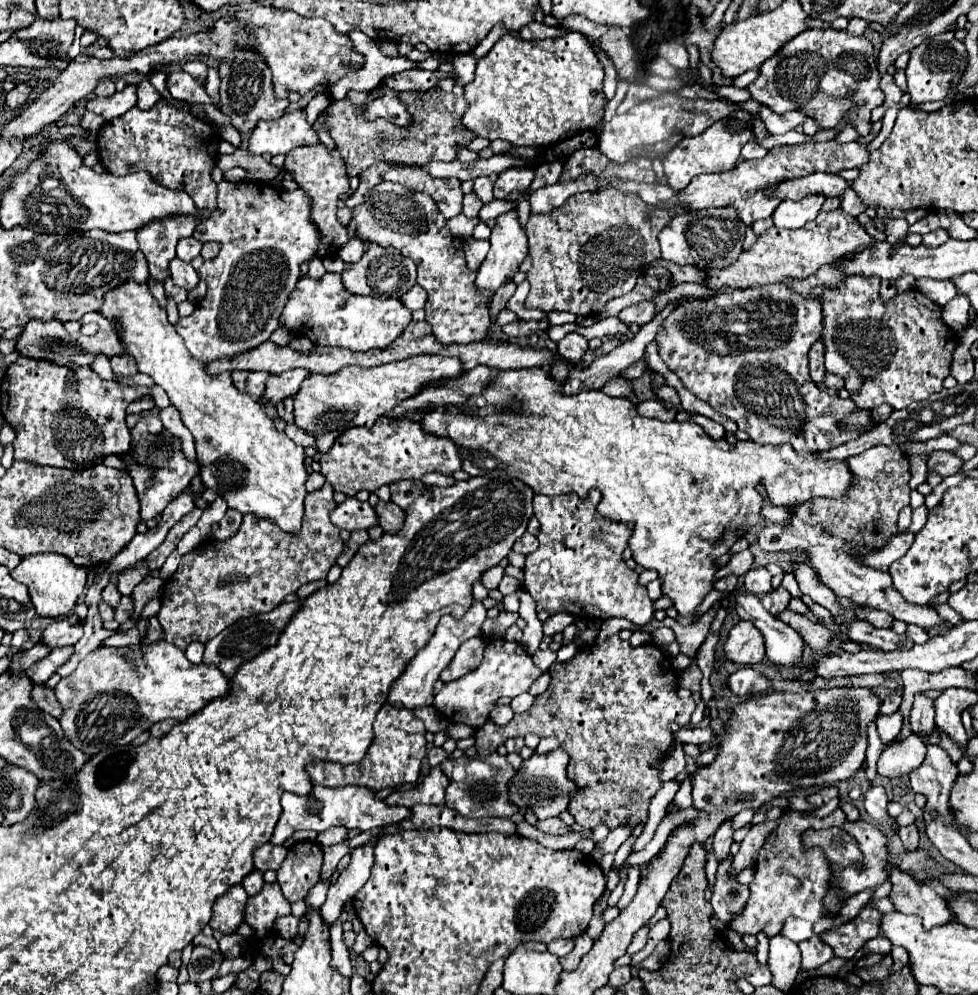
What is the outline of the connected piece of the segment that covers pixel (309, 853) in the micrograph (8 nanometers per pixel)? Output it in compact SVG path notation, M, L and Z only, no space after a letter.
M301 841L289 847L289 855L277 869L277 883L283 895L295 903L305 899L307 891L319 881L323 867L323 851L317 841Z

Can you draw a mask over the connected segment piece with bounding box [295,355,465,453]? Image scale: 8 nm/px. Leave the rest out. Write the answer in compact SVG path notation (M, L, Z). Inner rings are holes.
M415 355L369 369L349 365L333 375L311 375L295 395L295 423L313 433L317 437L317 449L325 453L345 427L371 427L377 417L391 413L401 401L421 393L423 387L433 385L441 379L459 377L463 373L463 363L457 357Z

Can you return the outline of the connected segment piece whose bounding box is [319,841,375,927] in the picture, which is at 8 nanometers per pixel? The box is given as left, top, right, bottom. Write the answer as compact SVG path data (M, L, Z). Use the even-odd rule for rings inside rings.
M375 841L357 847L351 855L349 867L331 885L331 889L327 893L327 901L319 909L321 919L327 927L331 927L339 919L343 905L347 901L351 901L353 895L363 887L365 879L369 879L369 871L373 867L373 847L375 847Z

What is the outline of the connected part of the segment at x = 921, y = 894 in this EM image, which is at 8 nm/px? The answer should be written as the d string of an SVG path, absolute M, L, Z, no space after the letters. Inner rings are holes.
M889 869L889 877L893 881L893 891L889 899L897 907L897 911L905 915L917 915L923 919L923 927L931 929L935 925L951 923L953 915L941 895L937 895L929 885L915 881L911 875L899 871L899 869Z

